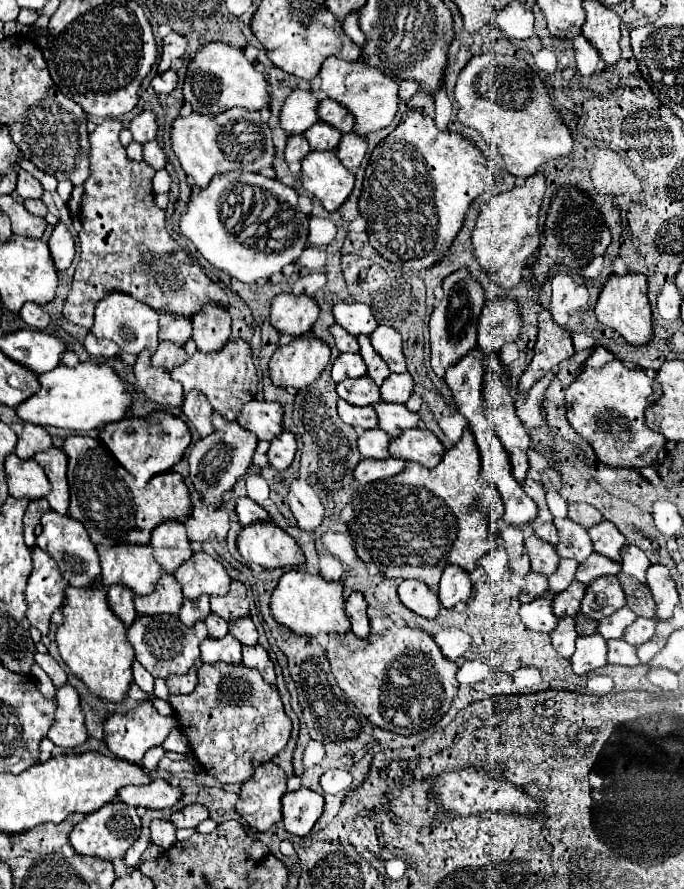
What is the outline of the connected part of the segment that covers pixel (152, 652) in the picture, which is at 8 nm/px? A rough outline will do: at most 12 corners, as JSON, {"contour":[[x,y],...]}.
{"contour":[[138,615],[128,627],[136,659],[154,675],[186,673],[206,625]]}

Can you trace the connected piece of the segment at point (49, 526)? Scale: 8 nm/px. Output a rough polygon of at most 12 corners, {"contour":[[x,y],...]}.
{"contour":[[44,513],[36,545],[70,585],[100,577],[96,545],[82,523]]}

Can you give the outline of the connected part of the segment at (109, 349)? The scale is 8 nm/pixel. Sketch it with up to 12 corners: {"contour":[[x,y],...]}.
{"contour":[[92,331],[84,339],[90,355],[114,357],[120,347],[106,339],[96,339]]}

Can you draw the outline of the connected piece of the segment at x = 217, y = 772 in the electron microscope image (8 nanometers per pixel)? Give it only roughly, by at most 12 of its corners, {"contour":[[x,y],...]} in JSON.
{"contour":[[204,663],[170,695],[176,727],[220,783],[288,743],[276,685]]}

